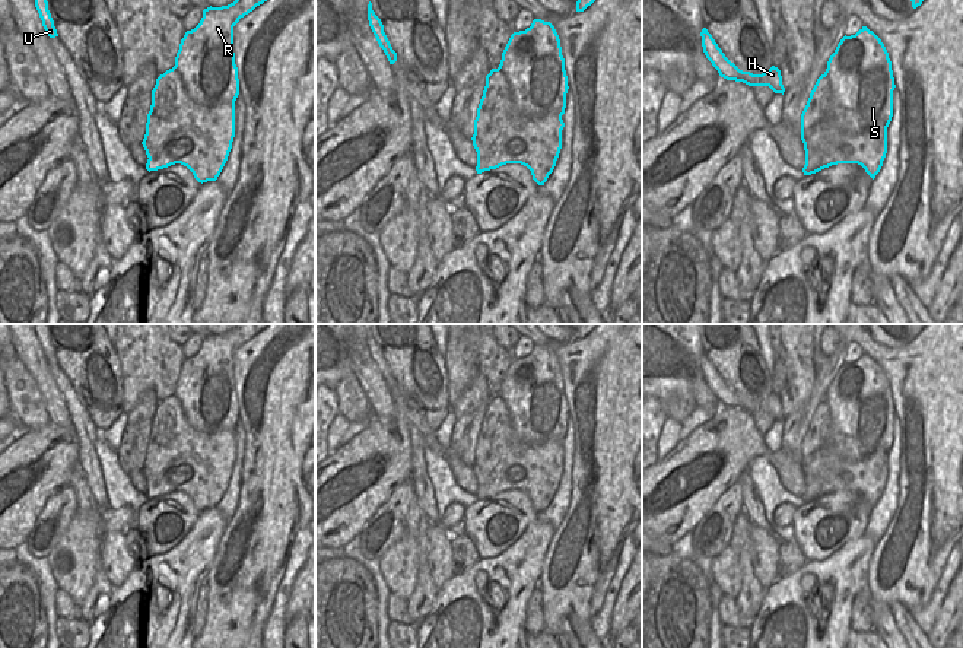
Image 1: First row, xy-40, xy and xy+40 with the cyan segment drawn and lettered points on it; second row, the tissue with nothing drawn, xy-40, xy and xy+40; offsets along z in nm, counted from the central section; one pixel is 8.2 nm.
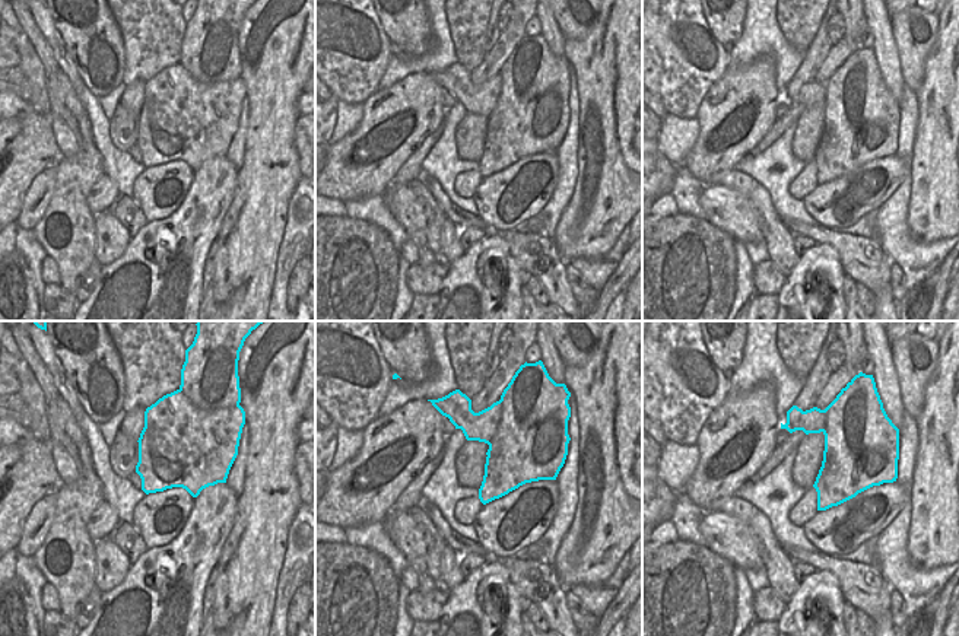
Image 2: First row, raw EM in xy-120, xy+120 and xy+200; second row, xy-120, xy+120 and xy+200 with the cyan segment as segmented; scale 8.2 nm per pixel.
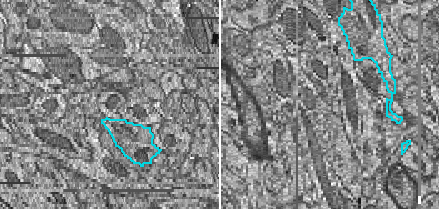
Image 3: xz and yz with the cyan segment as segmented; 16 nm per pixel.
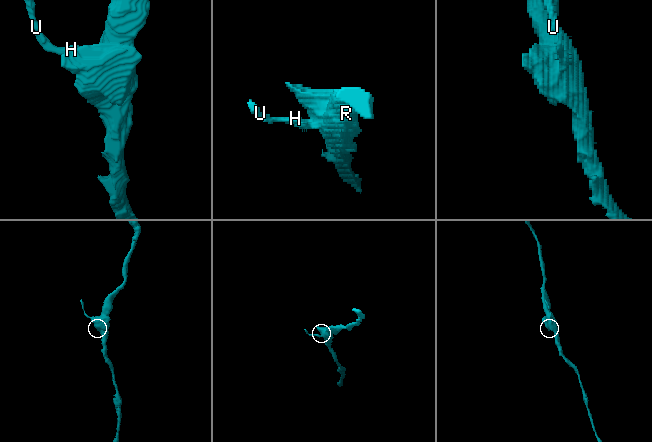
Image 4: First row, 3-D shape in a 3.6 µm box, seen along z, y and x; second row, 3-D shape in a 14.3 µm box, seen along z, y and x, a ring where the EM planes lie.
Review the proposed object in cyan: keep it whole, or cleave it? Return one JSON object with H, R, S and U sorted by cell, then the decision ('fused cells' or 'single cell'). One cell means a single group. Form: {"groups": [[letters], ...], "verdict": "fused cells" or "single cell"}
{"groups": [["H", "U"], ["R", "S"]], "verdict": "fused cells"}

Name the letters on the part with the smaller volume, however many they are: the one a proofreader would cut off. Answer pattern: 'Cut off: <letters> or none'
Cut off: H, U

